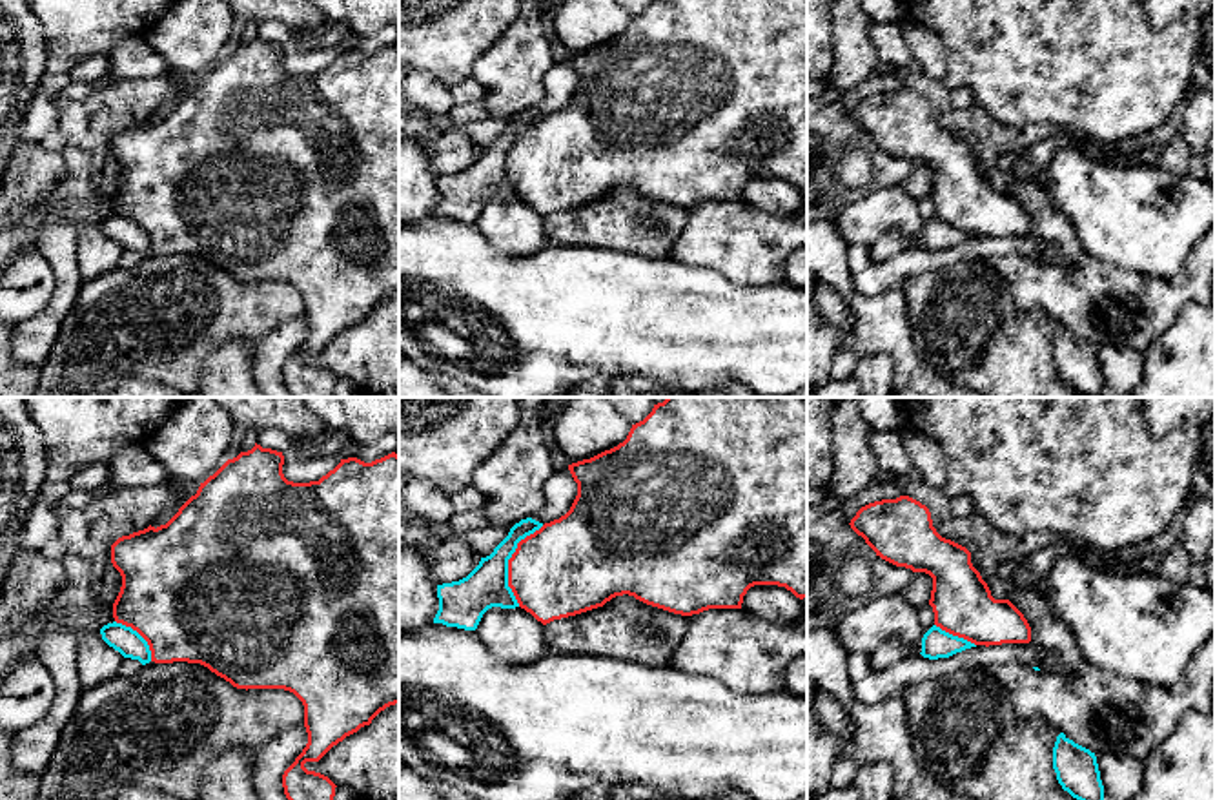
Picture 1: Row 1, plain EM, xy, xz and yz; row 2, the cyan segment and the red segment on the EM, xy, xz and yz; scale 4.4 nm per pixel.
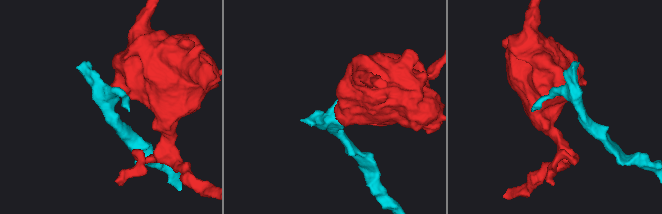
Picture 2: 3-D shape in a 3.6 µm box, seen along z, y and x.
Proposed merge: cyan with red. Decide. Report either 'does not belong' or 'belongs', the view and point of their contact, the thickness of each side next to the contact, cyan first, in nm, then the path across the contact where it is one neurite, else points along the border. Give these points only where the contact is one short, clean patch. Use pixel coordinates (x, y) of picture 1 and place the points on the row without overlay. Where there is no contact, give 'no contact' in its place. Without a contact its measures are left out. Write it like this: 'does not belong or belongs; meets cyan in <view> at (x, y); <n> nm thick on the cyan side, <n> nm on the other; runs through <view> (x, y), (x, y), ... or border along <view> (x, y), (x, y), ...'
does not belong; meets cyan in xz at (507, 153); 190 nm thick on the cyan side, 400 nm on the other

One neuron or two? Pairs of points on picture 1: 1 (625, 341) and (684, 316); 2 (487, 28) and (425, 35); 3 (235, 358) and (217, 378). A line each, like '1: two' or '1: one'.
1: one
2: one
3: one

